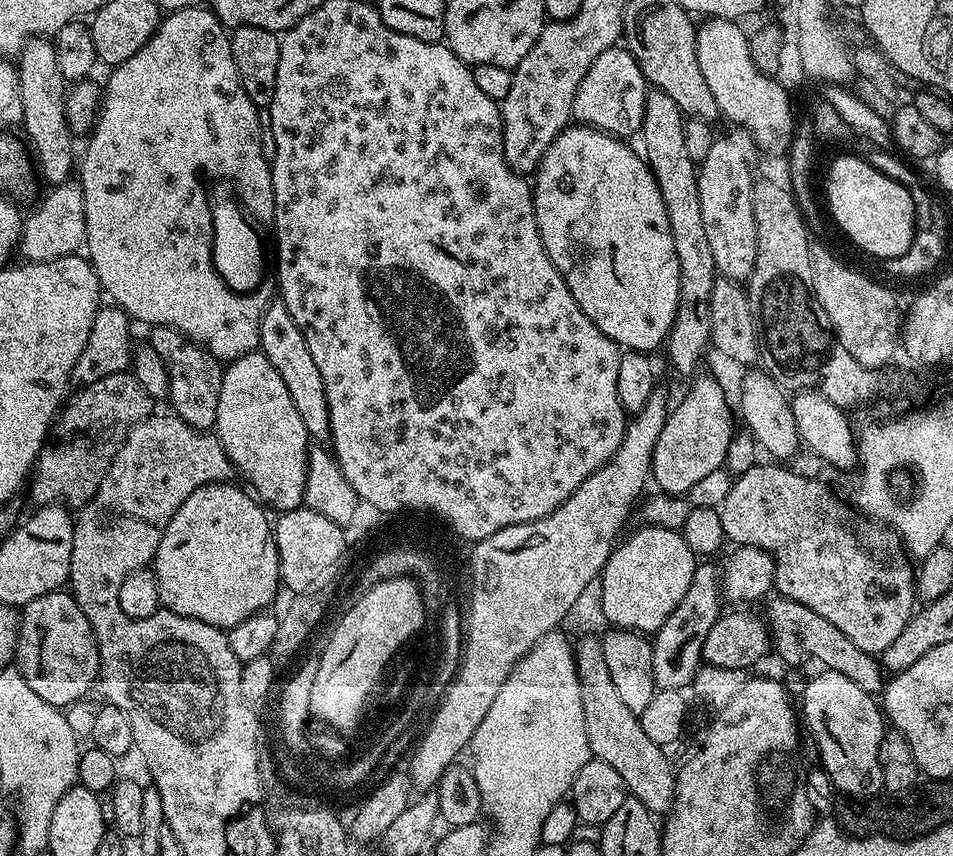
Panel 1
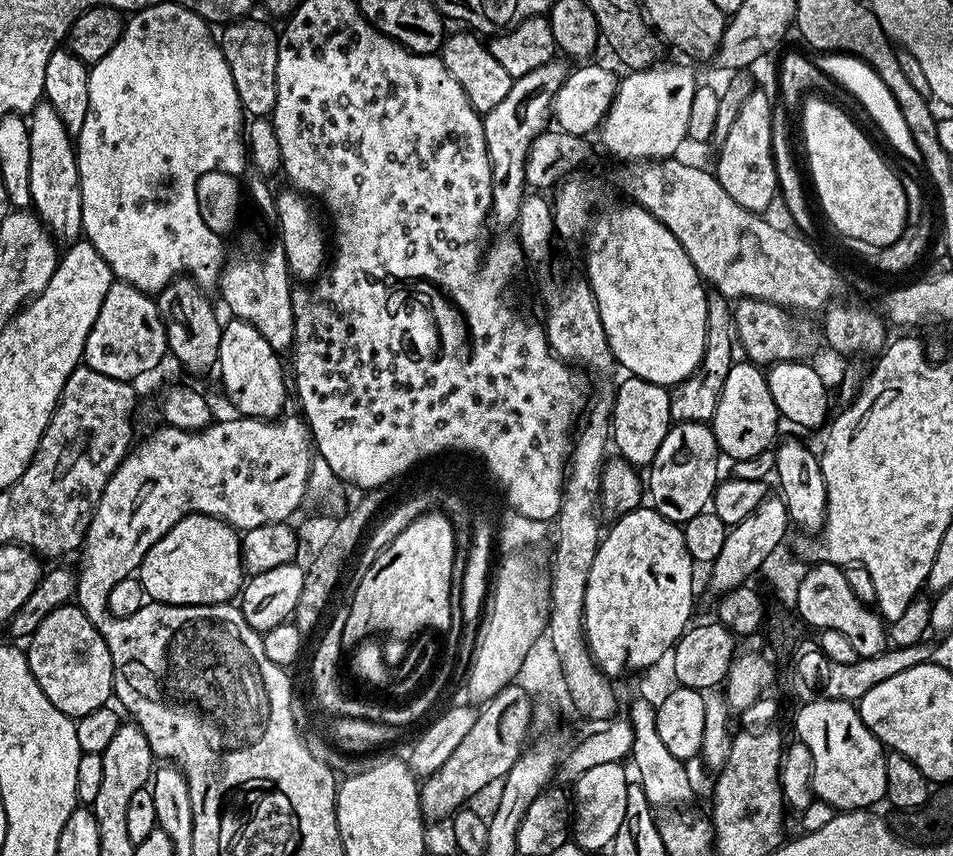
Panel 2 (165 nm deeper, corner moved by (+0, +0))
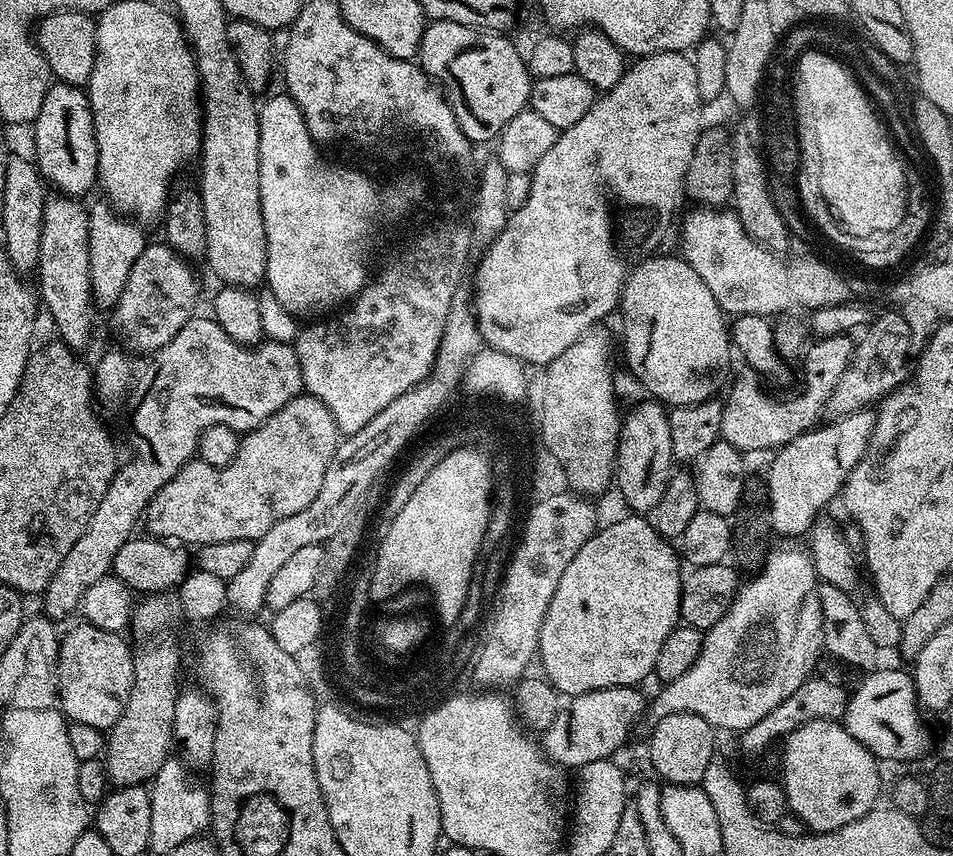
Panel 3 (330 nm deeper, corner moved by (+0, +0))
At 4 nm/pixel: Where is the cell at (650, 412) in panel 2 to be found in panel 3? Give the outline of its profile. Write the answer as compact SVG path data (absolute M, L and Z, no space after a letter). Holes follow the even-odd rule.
M644 398L641 404L627 409L620 425L620 441L616 447L614 484L620 496L636 514L651 514L654 506L666 494L668 480L674 471L674 457L670 442L669 409L655 398Z

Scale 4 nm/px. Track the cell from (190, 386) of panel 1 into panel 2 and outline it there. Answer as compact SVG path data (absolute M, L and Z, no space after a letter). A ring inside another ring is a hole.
M182 275L168 283L155 297L162 322L166 326L166 338L171 359L176 359L188 372L208 372L217 367L218 346L222 342L222 320L216 317L216 308L207 291L201 288L195 280Z

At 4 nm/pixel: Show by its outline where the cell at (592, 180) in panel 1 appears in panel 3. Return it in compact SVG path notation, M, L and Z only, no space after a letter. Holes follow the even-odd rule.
M652 254L641 260L624 281L618 305L618 316L624 319L624 356L628 359L629 370L648 391L645 393L668 406L697 404L713 399L716 391L729 383L728 367L732 364L732 356L734 358L730 347L730 328L726 322L724 325L726 316L721 312L714 294L710 294L706 282L694 274L692 267L679 255L660 255Z

